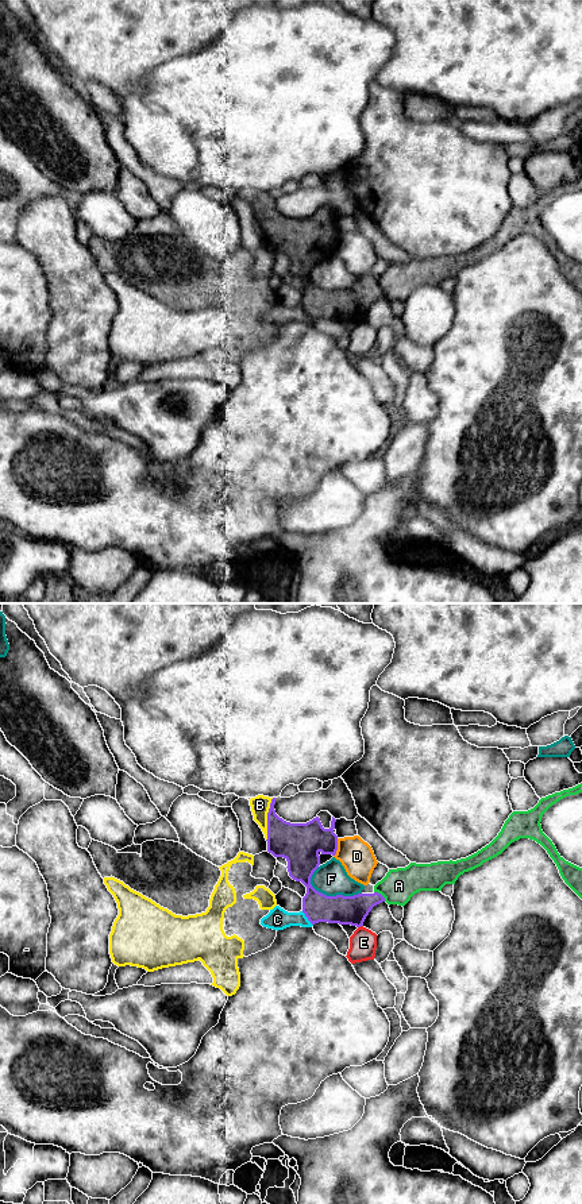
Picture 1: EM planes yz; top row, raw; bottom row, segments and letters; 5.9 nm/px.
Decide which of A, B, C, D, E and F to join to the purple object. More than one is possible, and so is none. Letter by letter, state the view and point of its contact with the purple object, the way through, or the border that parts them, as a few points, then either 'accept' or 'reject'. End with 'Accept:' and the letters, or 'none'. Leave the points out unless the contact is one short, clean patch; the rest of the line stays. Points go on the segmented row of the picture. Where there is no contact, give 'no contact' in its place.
A: yz (381, 895) | along yz (374, 891), (385, 900) | reject
B: yz (268, 819) | reject
C: yz (307, 917) | reject
D: yz (336, 848) | reject
E: yz (359, 926) | reject
F: yz (332, 896) | reject
Accept: none

